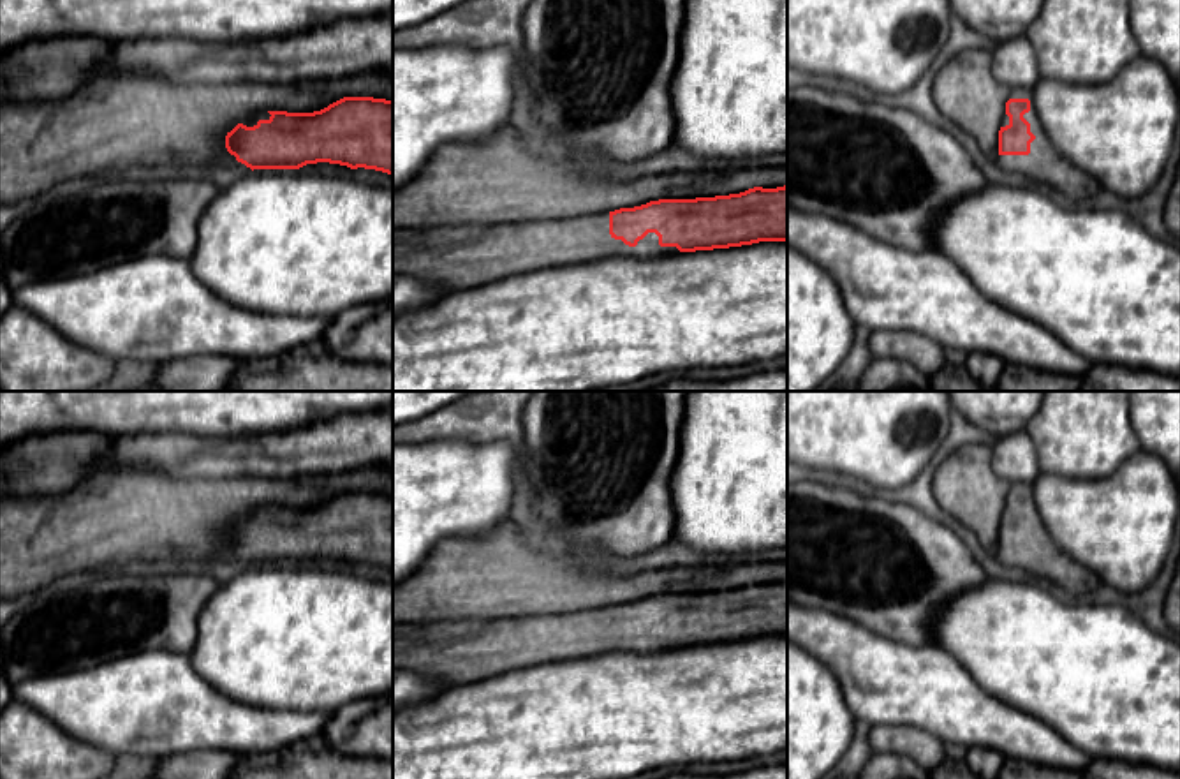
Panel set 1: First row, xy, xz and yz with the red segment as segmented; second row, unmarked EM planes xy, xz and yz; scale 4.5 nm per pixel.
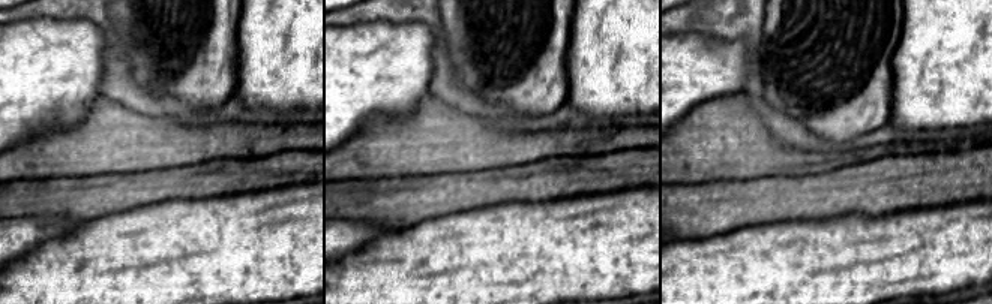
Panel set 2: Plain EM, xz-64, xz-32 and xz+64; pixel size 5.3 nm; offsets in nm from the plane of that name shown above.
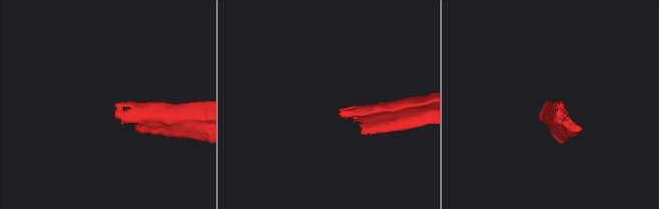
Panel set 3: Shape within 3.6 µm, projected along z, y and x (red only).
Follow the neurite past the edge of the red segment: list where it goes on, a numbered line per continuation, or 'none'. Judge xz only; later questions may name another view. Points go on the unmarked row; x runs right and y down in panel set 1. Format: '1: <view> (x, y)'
1: xz (469, 651)

